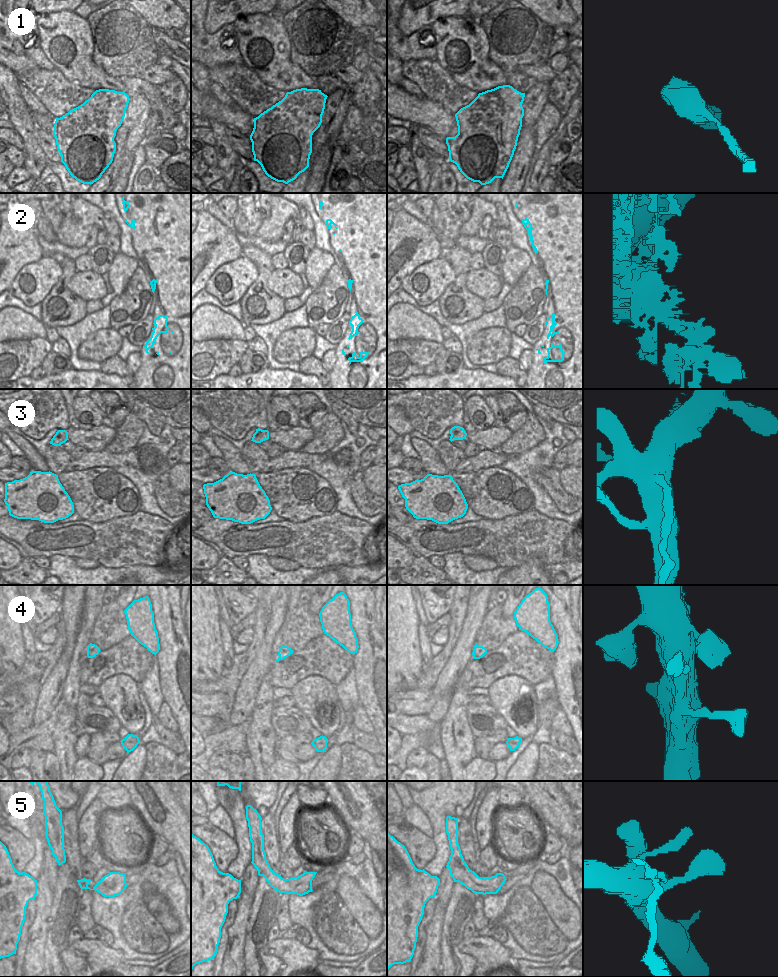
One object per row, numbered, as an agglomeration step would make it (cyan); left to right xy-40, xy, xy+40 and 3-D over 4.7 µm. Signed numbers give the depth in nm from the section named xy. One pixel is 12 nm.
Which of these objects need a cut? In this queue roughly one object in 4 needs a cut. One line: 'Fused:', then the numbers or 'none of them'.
Fused: 3, 5

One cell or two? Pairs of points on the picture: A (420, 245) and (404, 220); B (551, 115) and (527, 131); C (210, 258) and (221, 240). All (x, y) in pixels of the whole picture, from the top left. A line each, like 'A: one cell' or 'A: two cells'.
A: one cell
B: two cells
C: one cell

